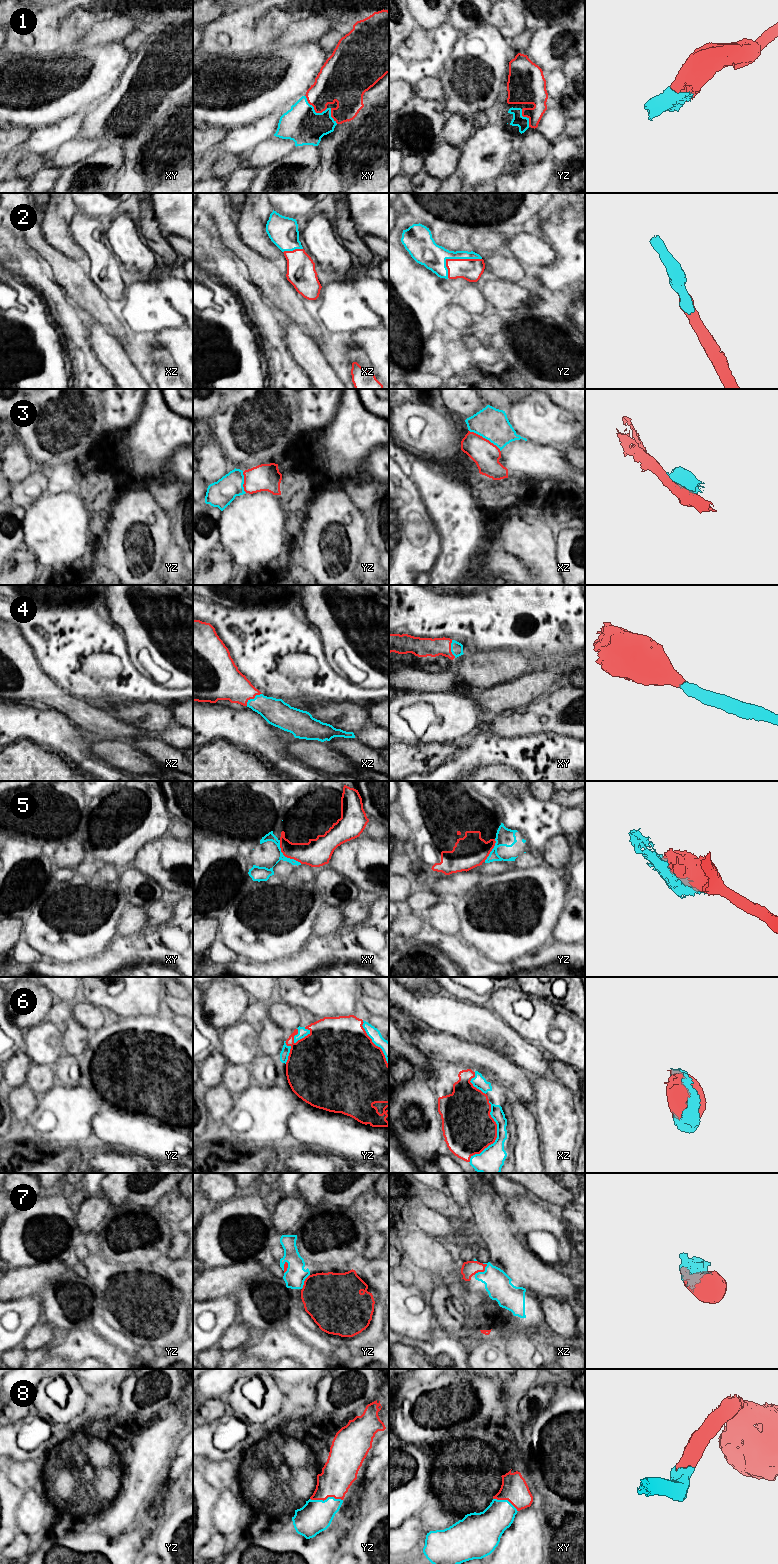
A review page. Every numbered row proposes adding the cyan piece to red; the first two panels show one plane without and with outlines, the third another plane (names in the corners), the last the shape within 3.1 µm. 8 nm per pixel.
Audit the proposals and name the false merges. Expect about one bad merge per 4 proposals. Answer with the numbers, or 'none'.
3, 5

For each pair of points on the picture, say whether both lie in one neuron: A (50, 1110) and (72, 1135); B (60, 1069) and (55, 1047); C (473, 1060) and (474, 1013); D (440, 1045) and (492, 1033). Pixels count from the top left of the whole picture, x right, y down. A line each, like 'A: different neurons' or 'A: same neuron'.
A: same neuron
B: different neurons
C: different neurons
D: different neurons

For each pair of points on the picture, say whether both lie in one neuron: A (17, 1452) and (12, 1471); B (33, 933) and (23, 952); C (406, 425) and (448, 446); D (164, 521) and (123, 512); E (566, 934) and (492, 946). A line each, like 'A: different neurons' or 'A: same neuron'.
A: different neurons
B: different neurons
C: same neuron
D: same neuron
E: different neurons

